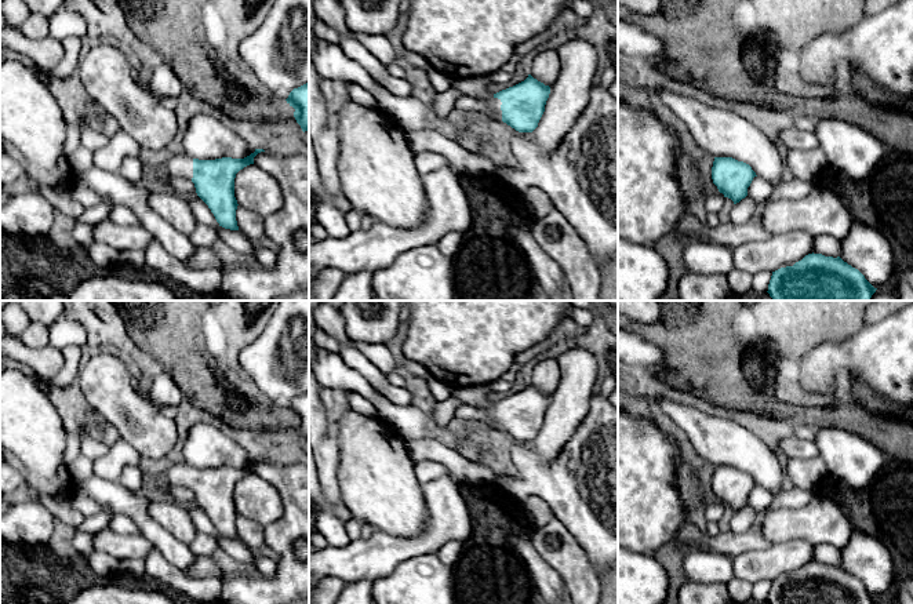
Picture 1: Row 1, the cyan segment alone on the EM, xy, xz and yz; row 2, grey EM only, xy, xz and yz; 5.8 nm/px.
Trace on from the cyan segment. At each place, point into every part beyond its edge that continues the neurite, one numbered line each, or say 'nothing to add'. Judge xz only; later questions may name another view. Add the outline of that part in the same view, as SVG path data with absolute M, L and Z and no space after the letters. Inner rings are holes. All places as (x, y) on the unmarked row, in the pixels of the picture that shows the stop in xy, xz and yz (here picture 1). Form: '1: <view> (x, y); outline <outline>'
1: xz (475, 446); outline M491 407L487 410L488 418L474 423L472 432L462 433L462 440L465 443L463 448L459 451L468 458L483 456L491 451L490 439L485 432L490 429L502 430L501 408Z

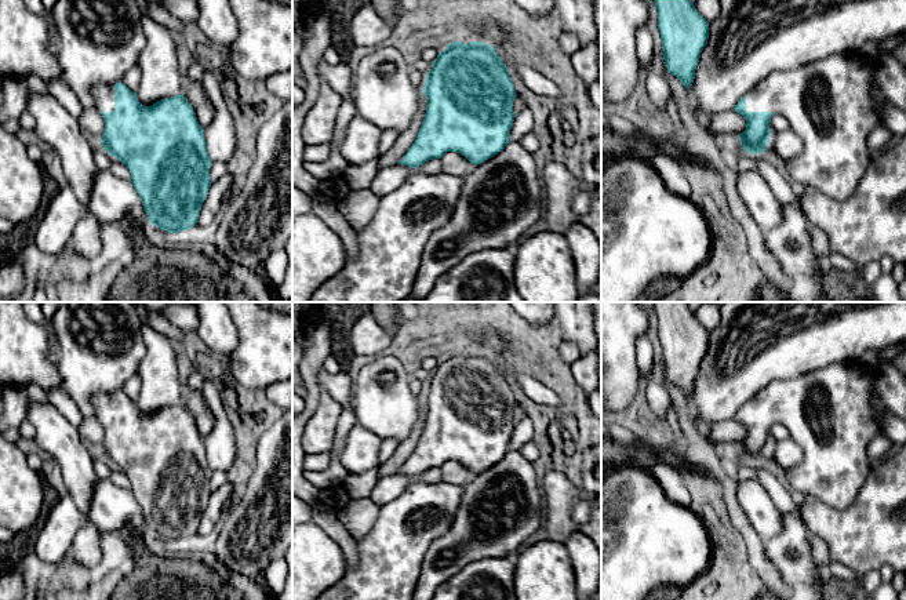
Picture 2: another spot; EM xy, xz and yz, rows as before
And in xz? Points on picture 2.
nothing to add

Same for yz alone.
1: yz (832, 414); outline M859 360L837 363L789 381L774 381L746 404L747 421L772 421L787 428L790 439L803 450L803 462L793 469L771 465L805 497L836 508L848 508L863 486L872 462L869 441L881 433L880 418L887 407L876 390L876 372Z

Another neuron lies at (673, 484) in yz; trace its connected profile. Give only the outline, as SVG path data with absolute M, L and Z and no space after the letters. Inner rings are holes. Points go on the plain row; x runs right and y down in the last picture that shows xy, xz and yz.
M658 455L648 458L645 463L665 494L681 506L689 508L691 497L687 484L670 461L663 455Z

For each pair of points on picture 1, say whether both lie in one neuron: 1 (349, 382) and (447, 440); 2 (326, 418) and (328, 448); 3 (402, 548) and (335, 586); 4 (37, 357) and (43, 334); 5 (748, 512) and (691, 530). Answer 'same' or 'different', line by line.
1: same
2: same
3: different
4: different
5: different

